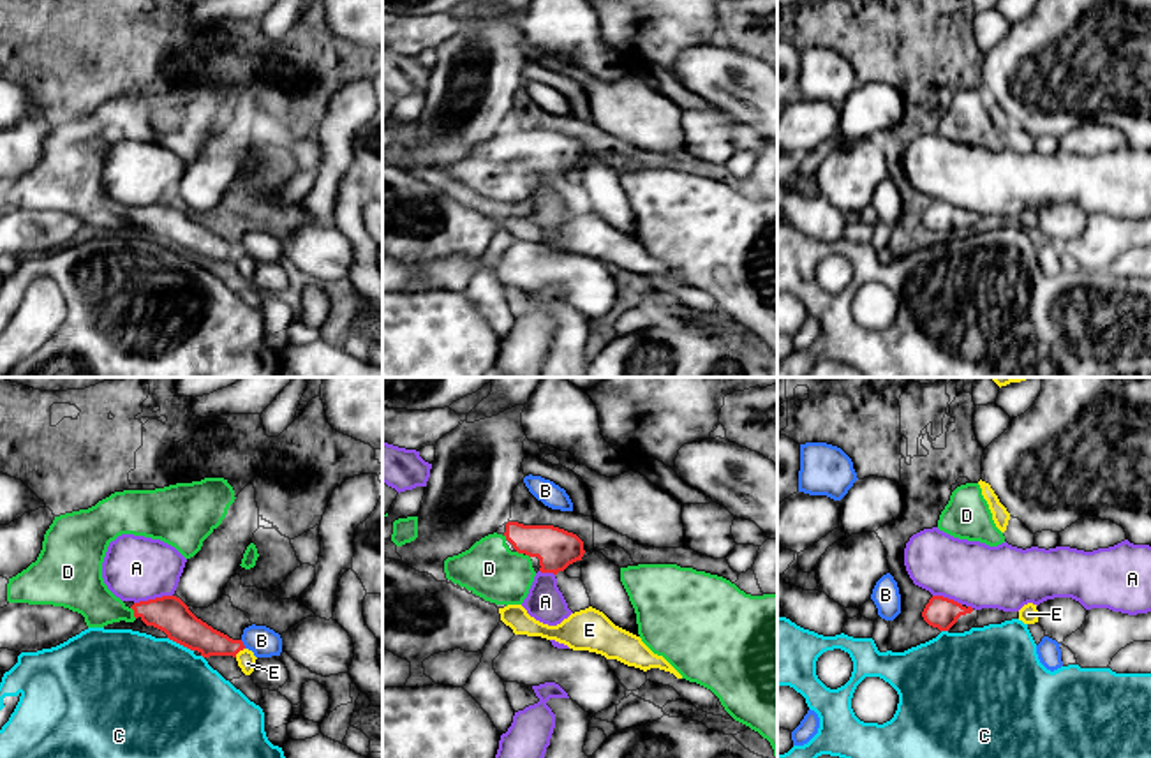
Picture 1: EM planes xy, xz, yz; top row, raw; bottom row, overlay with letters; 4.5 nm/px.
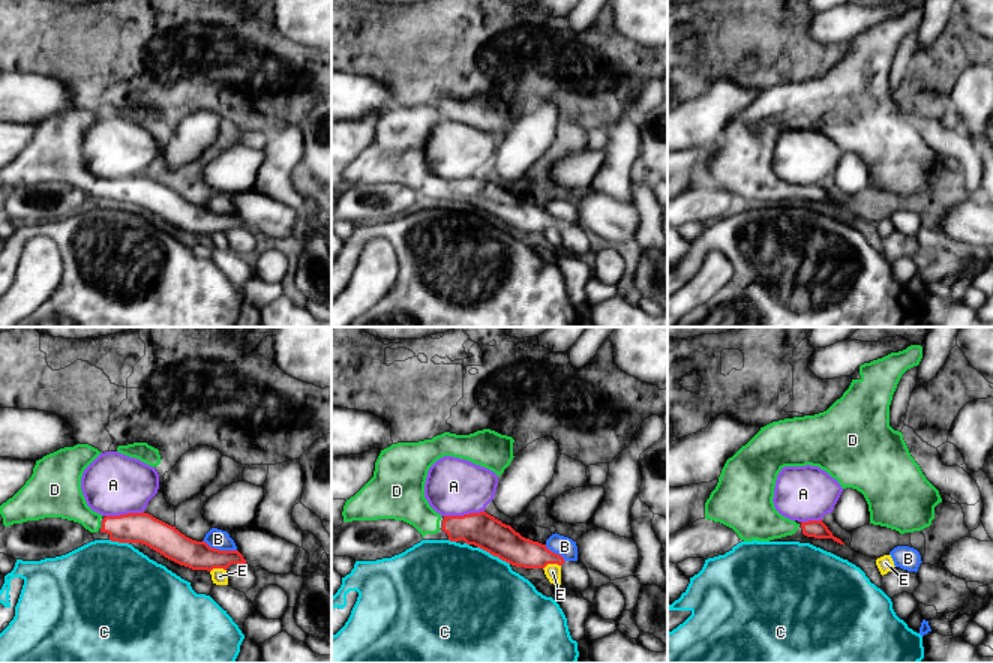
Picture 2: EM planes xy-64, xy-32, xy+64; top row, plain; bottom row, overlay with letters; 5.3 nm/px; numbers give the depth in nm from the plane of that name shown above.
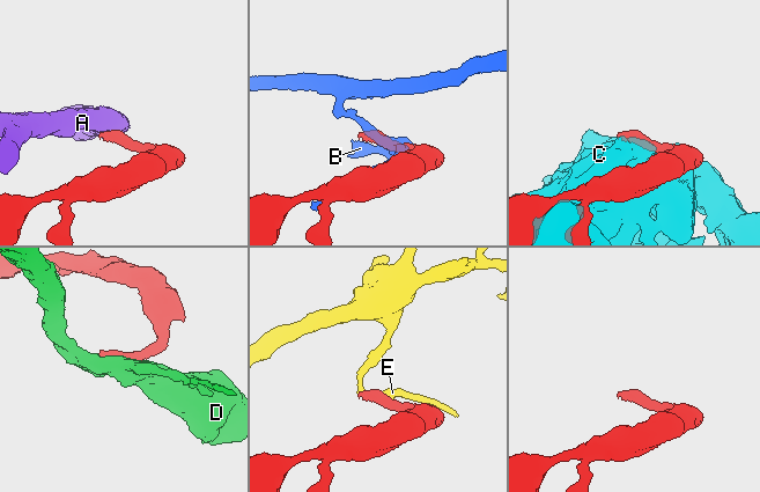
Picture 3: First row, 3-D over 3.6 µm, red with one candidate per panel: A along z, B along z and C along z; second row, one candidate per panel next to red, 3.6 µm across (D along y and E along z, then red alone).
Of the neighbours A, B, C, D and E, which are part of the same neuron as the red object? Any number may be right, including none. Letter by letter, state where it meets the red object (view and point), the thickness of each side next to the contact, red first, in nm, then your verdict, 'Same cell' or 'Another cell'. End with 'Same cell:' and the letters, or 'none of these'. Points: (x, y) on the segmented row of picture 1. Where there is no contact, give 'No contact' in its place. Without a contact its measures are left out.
A: Touches red at xy (152, 600). Thickness 170 nm (red) against 300 nm. Another cell
B: Touches red at xy (242, 644). Thickness 140 nm (red) against 140 nm. Another cell
C: Touches red at xy (180, 644). Thickness 170 nm (red) against 500 nm. Another cell
D: Touches red at xy (134, 612). Thickness 170 nm (red) against 190 nm. Same cell
E: Touches red at xy (238, 651). Thickness 140 nm (red) against 90 nm. Another cell
Same cell: D

